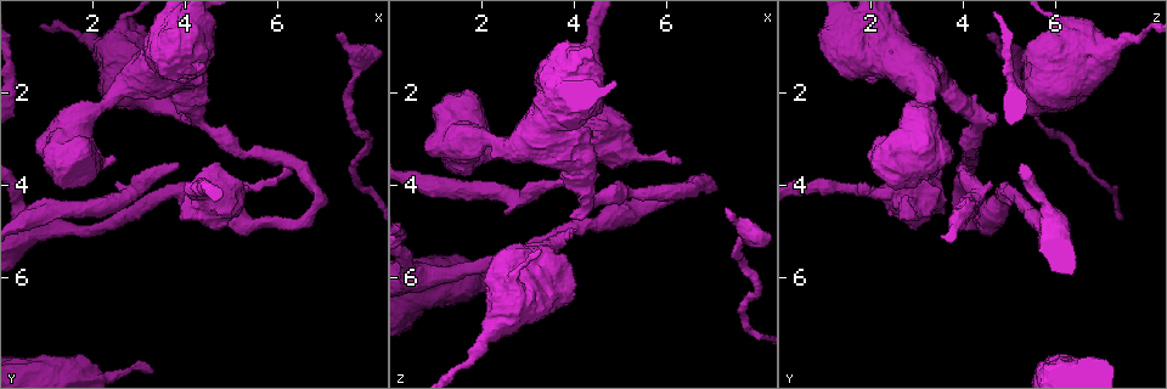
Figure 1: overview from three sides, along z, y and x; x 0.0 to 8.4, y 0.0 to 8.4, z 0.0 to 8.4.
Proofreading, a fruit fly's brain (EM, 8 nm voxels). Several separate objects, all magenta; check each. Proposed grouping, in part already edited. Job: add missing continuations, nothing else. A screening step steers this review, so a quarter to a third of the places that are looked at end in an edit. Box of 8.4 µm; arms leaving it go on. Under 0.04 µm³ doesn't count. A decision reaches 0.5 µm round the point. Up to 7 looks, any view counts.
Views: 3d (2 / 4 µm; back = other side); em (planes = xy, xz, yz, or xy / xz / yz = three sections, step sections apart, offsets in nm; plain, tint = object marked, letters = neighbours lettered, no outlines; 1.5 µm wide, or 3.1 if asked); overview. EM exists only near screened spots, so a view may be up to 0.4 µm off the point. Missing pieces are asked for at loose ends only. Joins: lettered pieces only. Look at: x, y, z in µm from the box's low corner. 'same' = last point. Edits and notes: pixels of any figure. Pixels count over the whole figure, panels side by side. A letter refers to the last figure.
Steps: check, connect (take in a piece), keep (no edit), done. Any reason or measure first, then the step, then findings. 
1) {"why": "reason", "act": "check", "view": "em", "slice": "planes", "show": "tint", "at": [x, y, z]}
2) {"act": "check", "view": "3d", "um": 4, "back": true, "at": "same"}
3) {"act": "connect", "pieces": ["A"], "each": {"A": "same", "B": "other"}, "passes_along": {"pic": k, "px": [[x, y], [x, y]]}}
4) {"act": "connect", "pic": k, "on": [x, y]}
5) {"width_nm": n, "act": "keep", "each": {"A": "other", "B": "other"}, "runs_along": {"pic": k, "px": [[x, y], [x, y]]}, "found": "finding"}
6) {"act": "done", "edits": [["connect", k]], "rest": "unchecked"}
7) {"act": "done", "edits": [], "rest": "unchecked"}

{"act": "check", "view": "3d", "um": 4, "back": true, "at": [2.05, 3.15, 2.70]}

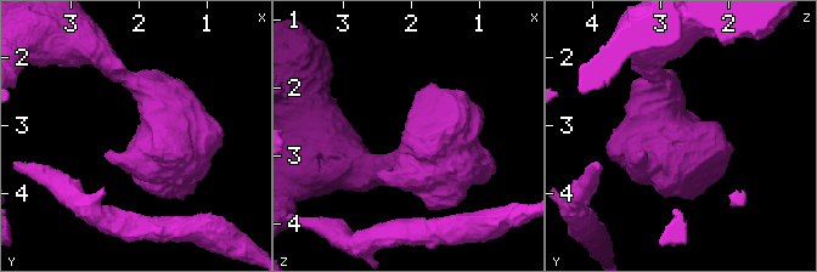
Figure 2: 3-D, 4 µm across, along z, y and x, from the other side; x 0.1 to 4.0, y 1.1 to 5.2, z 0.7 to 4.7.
{"why": "shape alone is not enough", "act": "check", "view": "em", "slice": "planes", "show": "plain", "at": [2.10, 3.20, 2.70]}

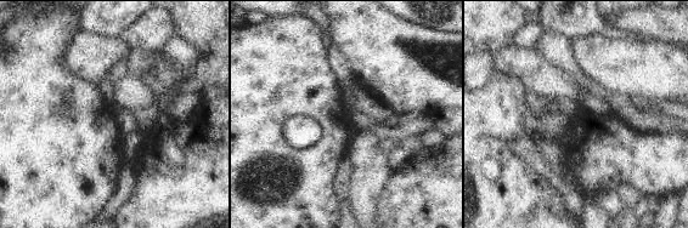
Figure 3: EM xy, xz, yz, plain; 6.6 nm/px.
{"act": "check", "view": "em", "slice": "planes", "show": "letters", "at": "same"}

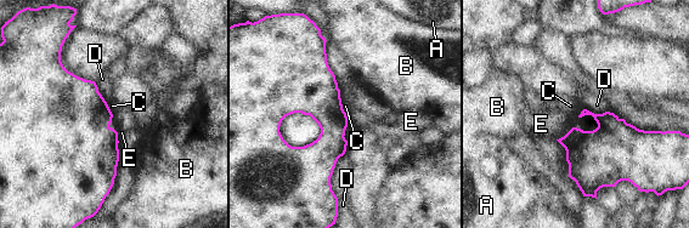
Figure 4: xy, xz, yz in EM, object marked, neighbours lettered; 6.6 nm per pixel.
{"act": "keep", "each": {"A": "other", "B": "other", "C": "other", "D": "other", "E": "other"}, "border": {"pic": 4, "px": [[326, 40], [326, 61], [338, 83]]}, "found": "none of them fits"}

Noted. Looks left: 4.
{"why": "an open end", "act": "check", "view": "em", "slice": "xz", "step": 8, "show": "letters", "at": [3.90, 4.75, 2.80]}

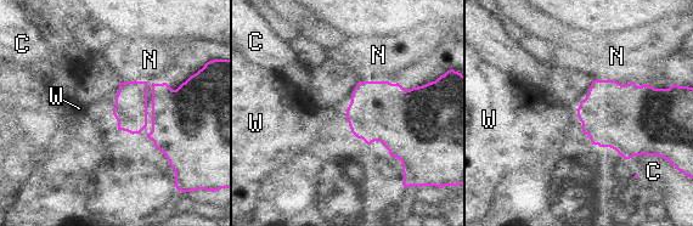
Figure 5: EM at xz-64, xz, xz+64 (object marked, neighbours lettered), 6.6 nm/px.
{"act": "keep", "each": {"C": "other", "N": "other", "W": "other"}, "border": {"pic": 5, "px": [[652, 154], [635, 154], [629, 159]]}, "found": "none of them fits"}

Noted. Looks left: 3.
{"why": "branch stops here", "act": "check", "view": "3d", "um": 2, "at": [7.25, 0.75, 4.55]}

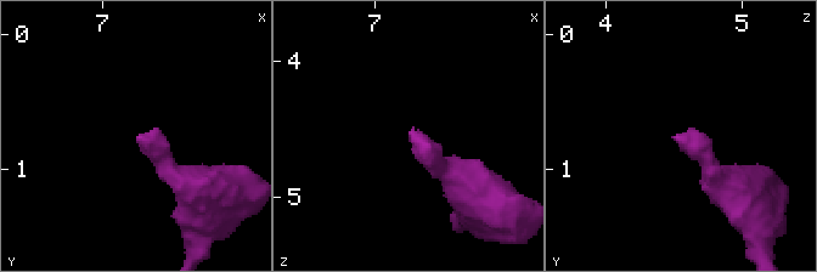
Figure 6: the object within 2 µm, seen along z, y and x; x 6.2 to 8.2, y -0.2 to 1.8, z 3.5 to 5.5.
{"act": "check", "view": "em", "slice": "xz", "step": 4, "show": "letters", "at": [7.28, 0.74, 4.52]}

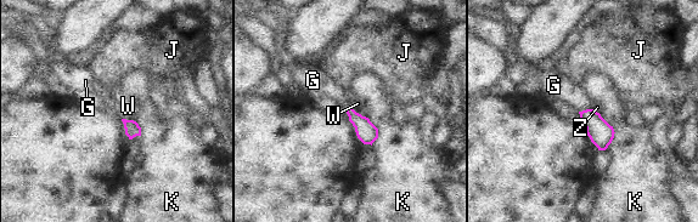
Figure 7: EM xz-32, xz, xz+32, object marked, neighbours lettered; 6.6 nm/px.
{"act": "keep", "each": {"G": "other", "J": "other", "K": "other", "W": "other", "Z": "other"}, "border": {"pic": 7, "px": [[349, 107], [366, 118]]}, "found": "none of them fits"}

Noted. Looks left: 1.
{"act": "done", "edits": [], "rest": "unchecked"}

